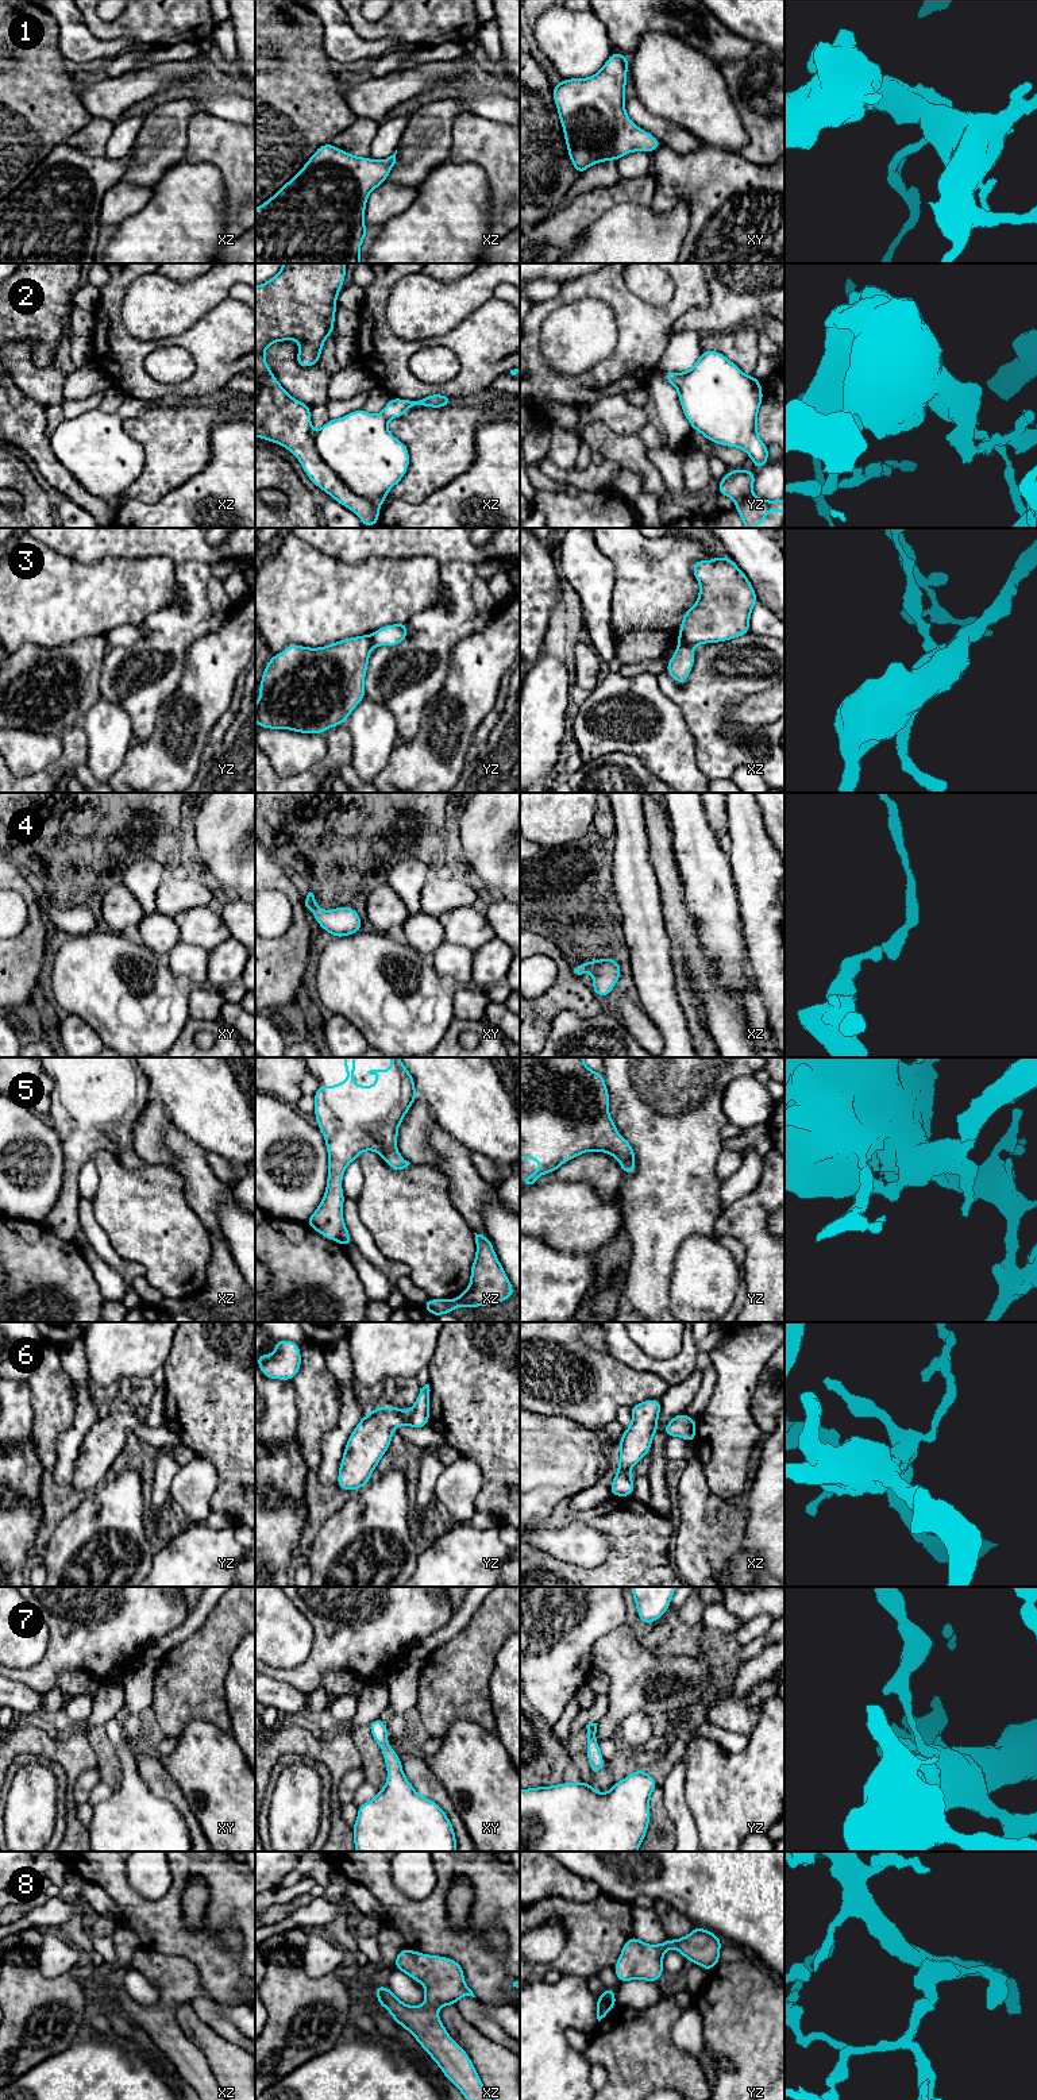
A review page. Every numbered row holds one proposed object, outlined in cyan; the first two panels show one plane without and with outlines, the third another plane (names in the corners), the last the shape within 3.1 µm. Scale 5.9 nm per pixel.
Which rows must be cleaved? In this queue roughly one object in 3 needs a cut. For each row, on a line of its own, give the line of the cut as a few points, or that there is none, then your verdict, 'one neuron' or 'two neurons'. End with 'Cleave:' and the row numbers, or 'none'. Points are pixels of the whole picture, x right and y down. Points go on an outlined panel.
1: cut none; one neuron
2: cut none; one neuron
3: cut xz (678, 642), (693, 647); two neurons
4: cut none; one neuron
5: cut none; one neuron
6: cut none; one neuron
7: cut none; one neuron
8: cut none; one neuron
Cleave: 3

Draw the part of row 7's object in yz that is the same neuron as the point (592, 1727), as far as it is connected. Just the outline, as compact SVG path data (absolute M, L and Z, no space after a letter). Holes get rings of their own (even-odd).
M598 1723L586 1725L586 1729L587 1729L586 1754L587 1754L587 1760L589 1760L589 1764L590 1764L590 1770L593 1772L593 1775L598 1775L602 1770L604 1762L605 1762L605 1760L601 1754L597 1738L595 1738L597 1725Z

